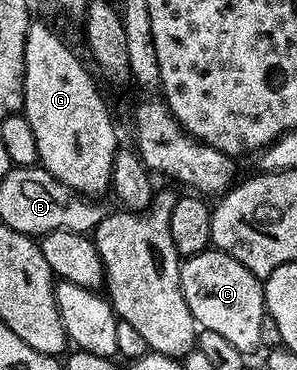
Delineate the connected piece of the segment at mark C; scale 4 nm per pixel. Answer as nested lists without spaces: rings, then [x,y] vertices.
[[[210,248],[190,254],[181,264],[181,291],[191,316],[201,330],[210,330],[223,336],[235,348],[252,352],[261,346],[259,328],[265,313],[265,288],[262,279],[239,264],[232,254]]]

